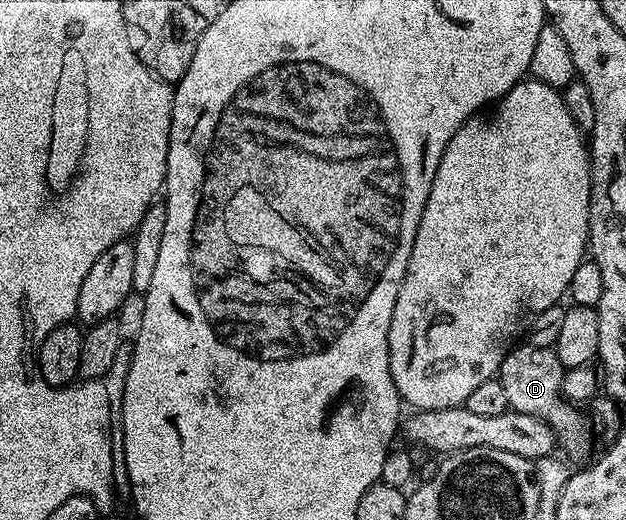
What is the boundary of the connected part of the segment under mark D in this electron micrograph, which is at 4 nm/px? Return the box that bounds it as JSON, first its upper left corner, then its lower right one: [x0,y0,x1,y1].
[498,343,593,462]

